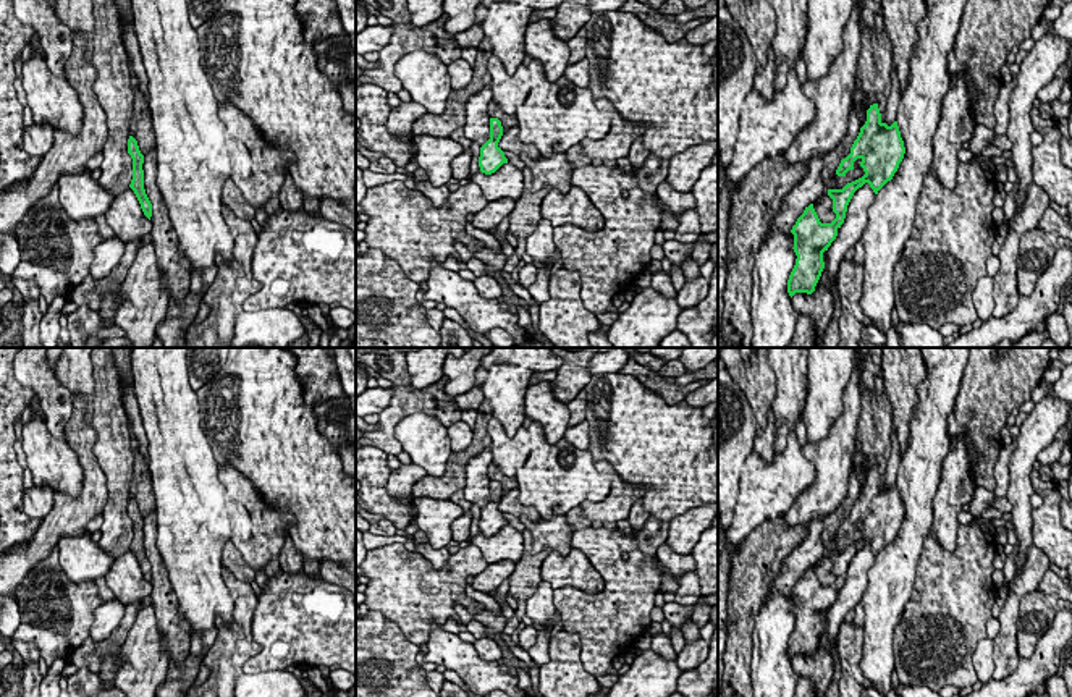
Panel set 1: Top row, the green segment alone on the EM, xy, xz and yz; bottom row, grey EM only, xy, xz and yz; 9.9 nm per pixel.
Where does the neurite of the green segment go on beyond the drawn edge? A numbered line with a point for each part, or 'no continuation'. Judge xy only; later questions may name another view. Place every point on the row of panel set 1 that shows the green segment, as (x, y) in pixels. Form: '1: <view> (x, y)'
no continuation

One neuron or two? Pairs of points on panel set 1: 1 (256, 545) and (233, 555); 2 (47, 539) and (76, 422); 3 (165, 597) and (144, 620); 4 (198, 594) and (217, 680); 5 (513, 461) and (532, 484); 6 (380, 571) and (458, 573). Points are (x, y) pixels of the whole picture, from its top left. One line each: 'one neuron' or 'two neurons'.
1: two neurons
2: one neuron
3: two neurons
4: two neurons
5: two neurons
6: one neuron

